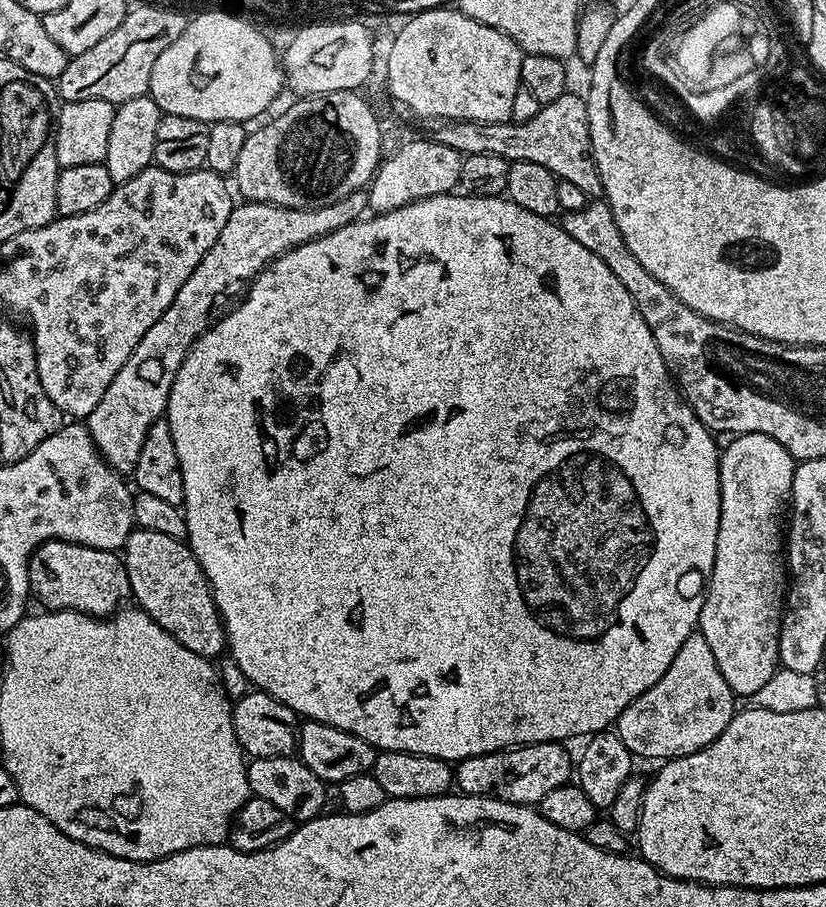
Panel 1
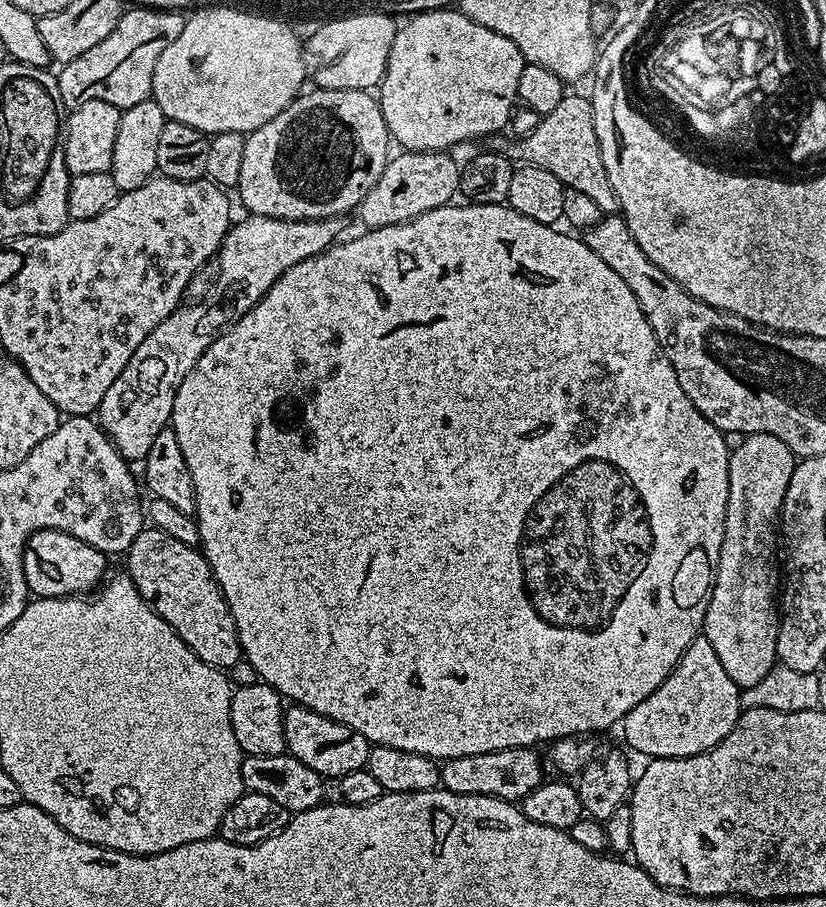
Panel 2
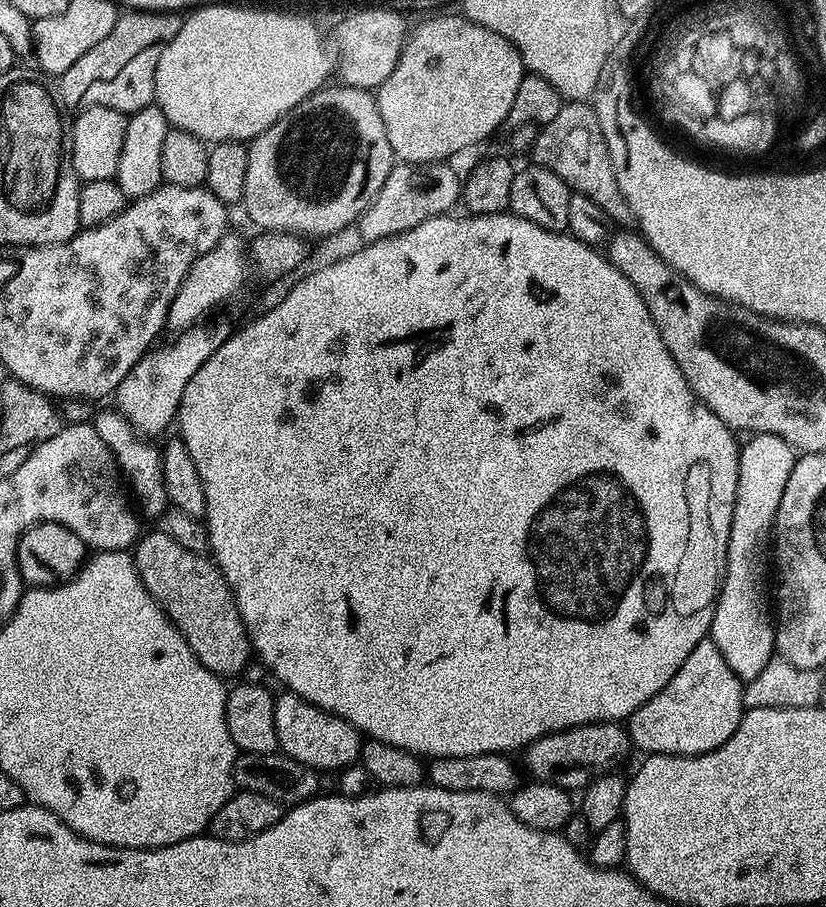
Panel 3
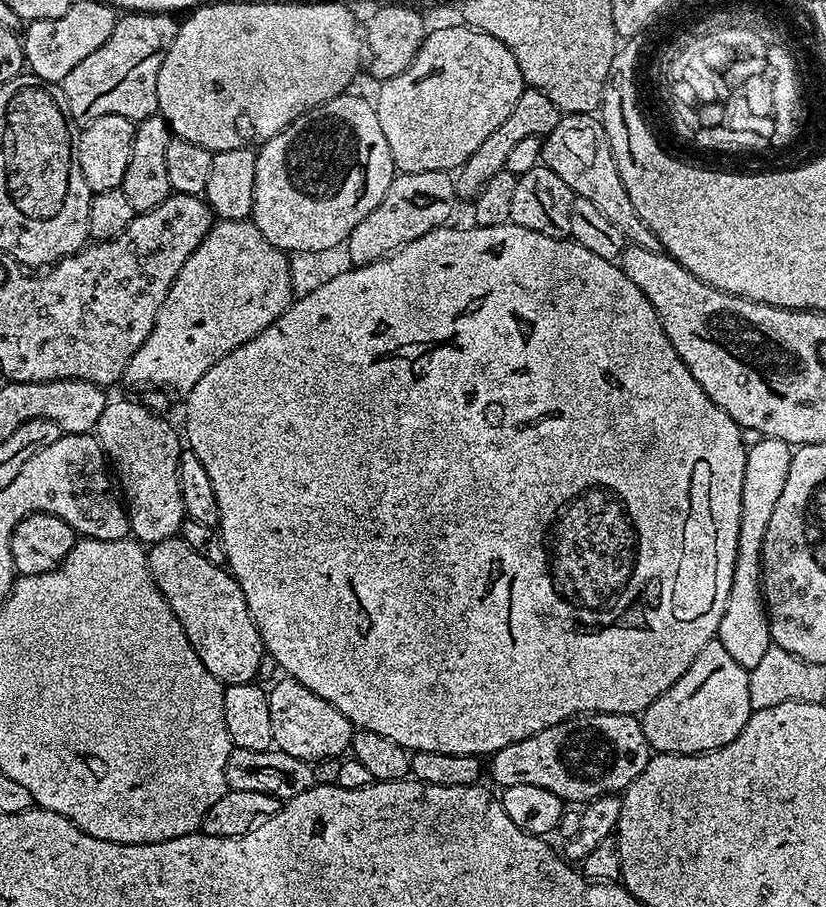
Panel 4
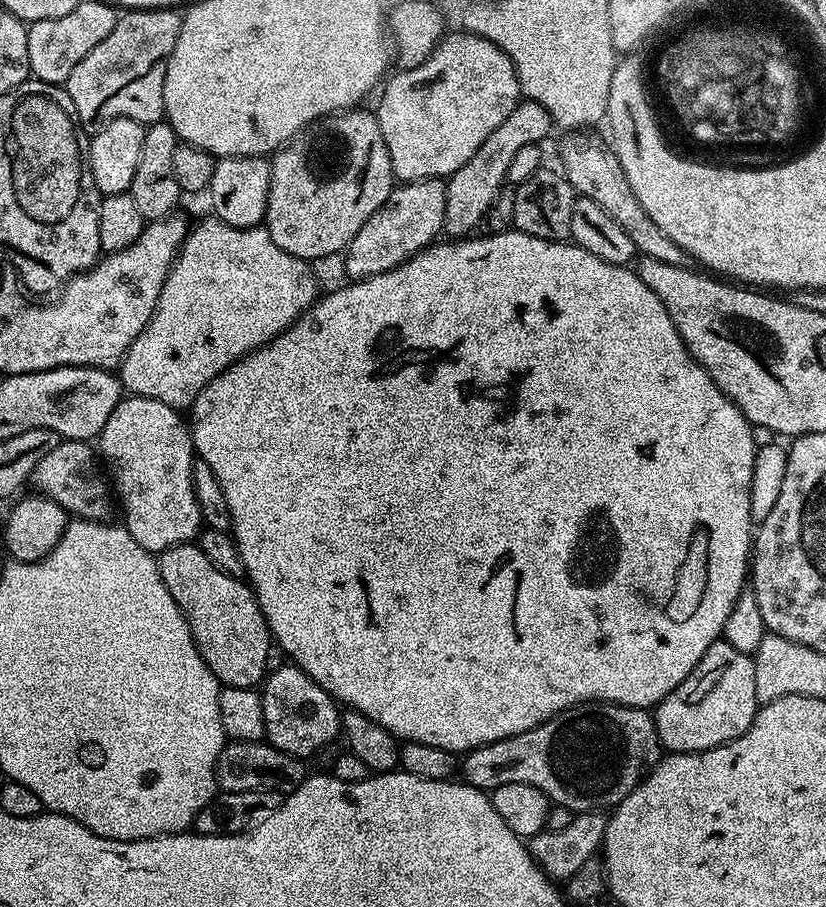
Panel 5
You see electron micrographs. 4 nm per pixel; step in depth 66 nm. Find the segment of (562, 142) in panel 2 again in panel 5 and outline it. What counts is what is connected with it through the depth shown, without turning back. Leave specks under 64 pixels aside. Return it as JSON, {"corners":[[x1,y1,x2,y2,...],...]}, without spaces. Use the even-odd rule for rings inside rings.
{"corners":[[576,130,565,135,568,137,560,148,560,160,564,163,563,176,571,182,577,195,598,202,598,206,618,222,643,257,648,256,669,262,670,265,693,269,696,264,693,257,682,250,669,235,663,234,662,230,658,229,658,224,642,209,642,204,635,197,611,143,594,133,592,130]]}

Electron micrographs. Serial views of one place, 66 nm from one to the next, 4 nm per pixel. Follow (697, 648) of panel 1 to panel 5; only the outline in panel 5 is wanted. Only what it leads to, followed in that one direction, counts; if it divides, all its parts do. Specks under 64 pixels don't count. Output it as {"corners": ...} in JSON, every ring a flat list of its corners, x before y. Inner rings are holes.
{"corners":[[723,638,716,640,702,654,698,666,687,678,678,685,666,698,655,705,656,729,661,745,669,753,683,754,685,752,705,752,728,744,738,738,754,722,758,711,758,701,754,690,754,659,749,653,730,646,730,642]]}

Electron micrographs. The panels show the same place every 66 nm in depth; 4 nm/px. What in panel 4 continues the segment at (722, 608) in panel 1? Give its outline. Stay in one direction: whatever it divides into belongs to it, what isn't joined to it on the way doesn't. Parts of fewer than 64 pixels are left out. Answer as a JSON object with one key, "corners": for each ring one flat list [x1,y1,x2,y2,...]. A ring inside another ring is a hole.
{"corners":[[766,438,762,442,751,445,746,458,746,478,742,482,742,514,738,526,738,554,734,562,734,582,730,586,730,598,722,614,718,638,722,646,726,646,727,652,734,657,734,662,738,662,738,666,749,670,758,666,758,661,762,659,762,654,766,654,772,638,768,629,768,609,764,606,760,559,762,558,762,542,766,538,766,526,770,526,770,514,774,514,774,505,782,494,782,486,786,486,786,474,790,474,792,453,793,449,786,442]]}

